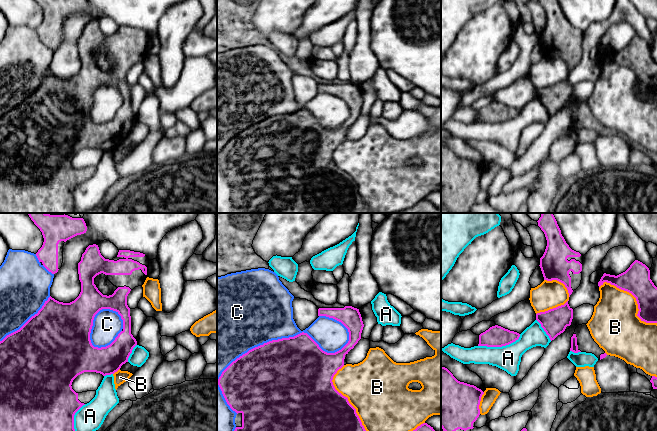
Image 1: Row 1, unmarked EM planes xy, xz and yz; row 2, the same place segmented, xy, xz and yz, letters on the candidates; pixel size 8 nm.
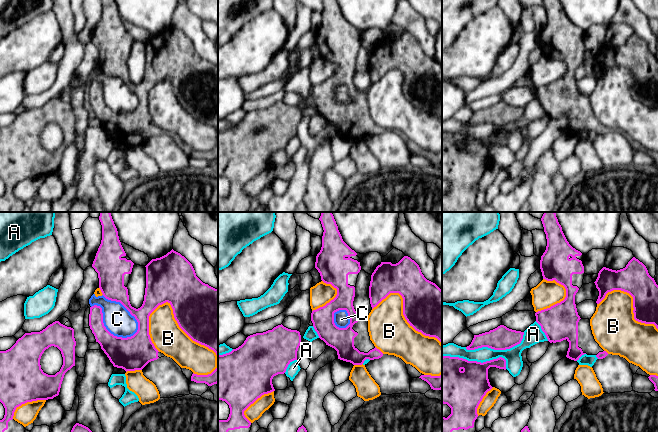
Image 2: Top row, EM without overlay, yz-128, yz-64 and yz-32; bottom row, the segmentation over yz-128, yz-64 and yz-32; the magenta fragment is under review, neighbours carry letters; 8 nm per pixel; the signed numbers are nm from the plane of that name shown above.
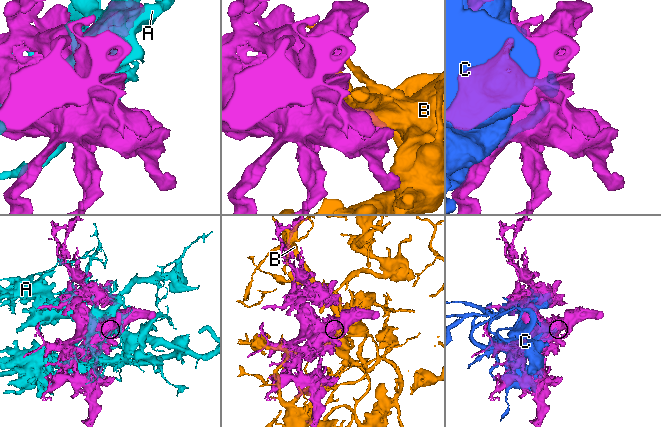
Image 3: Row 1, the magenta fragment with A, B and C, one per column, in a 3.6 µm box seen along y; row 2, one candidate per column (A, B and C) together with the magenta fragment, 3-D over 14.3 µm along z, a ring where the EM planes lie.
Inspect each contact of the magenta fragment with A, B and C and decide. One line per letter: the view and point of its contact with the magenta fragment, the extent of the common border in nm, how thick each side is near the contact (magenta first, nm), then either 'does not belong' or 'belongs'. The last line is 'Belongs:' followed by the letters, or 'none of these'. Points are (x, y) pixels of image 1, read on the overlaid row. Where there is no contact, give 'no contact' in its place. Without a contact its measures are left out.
A: yz (500, 346) | 360 nm | 180/200 nm | does not belong
B: yz (635, 297) | 550 nm | 220/360 nm | does not belong
C: xz (272, 340) | 1150 nm | 500/500 nm | does not belong
Belongs: none of these

